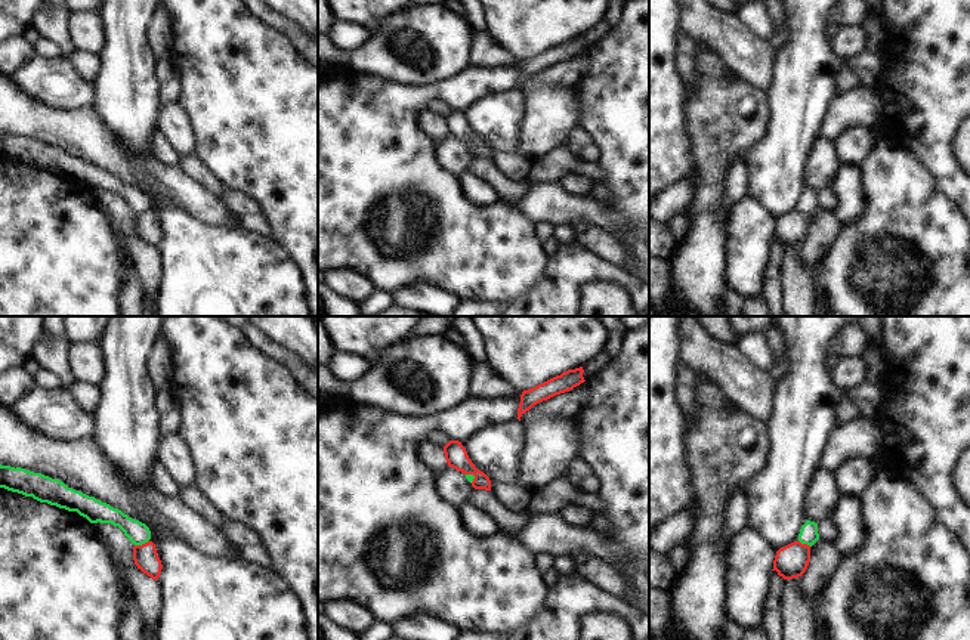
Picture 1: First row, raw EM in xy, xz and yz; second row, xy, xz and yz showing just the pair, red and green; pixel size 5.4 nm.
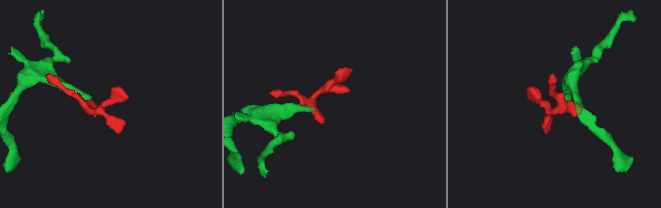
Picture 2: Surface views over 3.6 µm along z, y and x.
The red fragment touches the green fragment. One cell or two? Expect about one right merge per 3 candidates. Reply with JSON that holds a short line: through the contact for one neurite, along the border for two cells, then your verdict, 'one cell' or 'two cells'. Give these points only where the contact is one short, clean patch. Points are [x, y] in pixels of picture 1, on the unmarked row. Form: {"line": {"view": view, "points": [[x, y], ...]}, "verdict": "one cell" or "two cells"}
{"line": {"view": "xy", "points": [[148, 209], [135, 215]]}, "verdict": "two cells"}

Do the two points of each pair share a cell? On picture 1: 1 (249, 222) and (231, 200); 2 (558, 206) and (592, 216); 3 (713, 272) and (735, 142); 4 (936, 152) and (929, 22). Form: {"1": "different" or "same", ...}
{"1": "same", "2": "same", "3": "same", "4": "same"}

